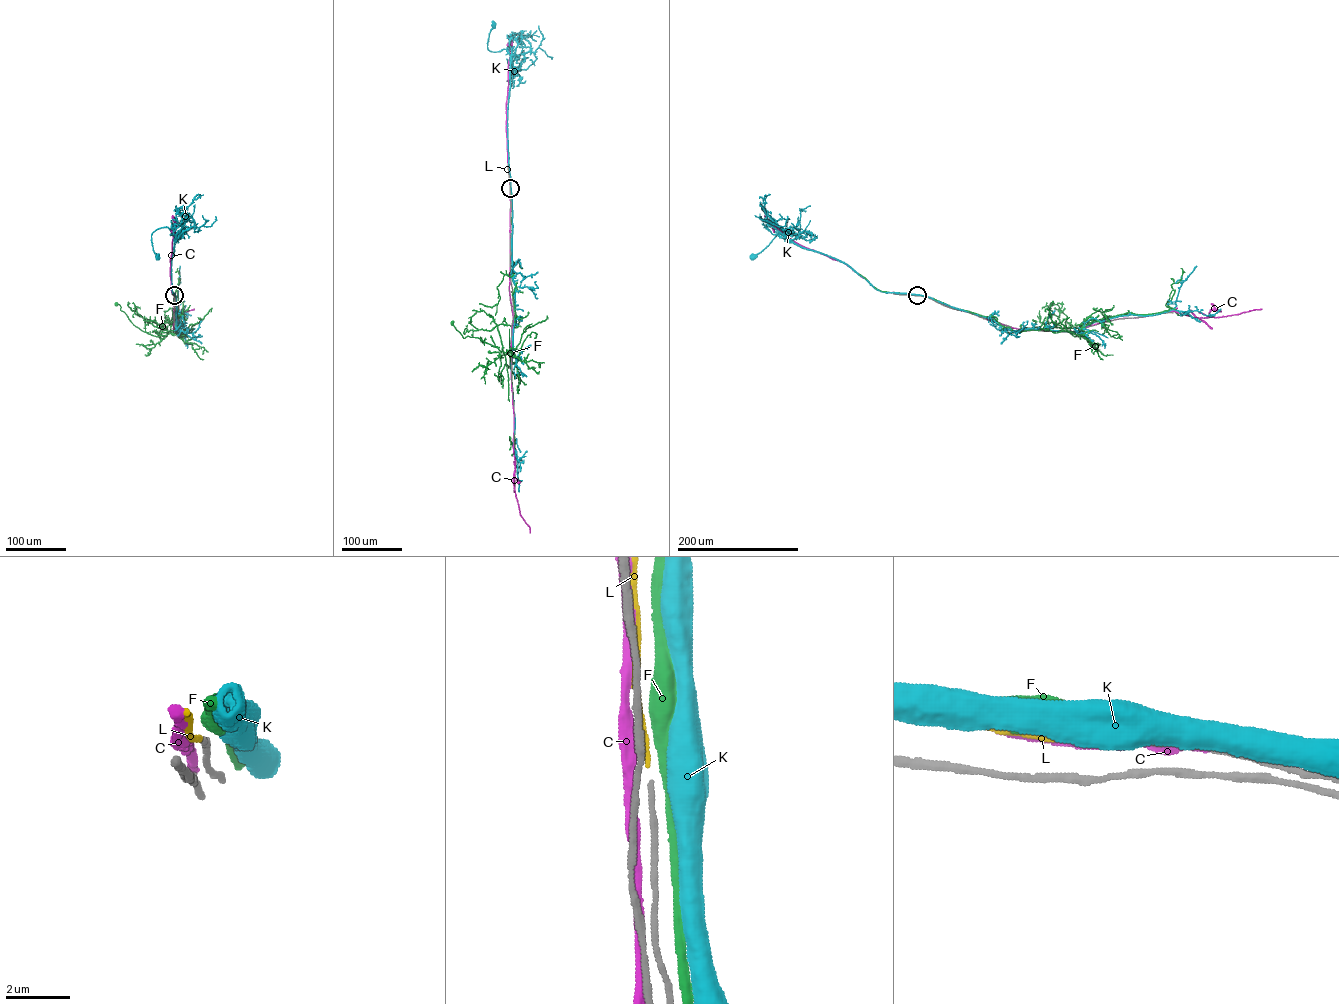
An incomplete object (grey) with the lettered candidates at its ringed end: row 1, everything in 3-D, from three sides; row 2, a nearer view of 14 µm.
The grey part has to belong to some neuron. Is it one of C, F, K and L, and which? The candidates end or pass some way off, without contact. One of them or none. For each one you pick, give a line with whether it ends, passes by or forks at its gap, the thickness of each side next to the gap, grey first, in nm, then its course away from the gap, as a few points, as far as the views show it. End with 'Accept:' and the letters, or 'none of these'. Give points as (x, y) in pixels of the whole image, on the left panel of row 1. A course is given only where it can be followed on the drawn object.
L: it ends | 130/150 nm
Accept: L

